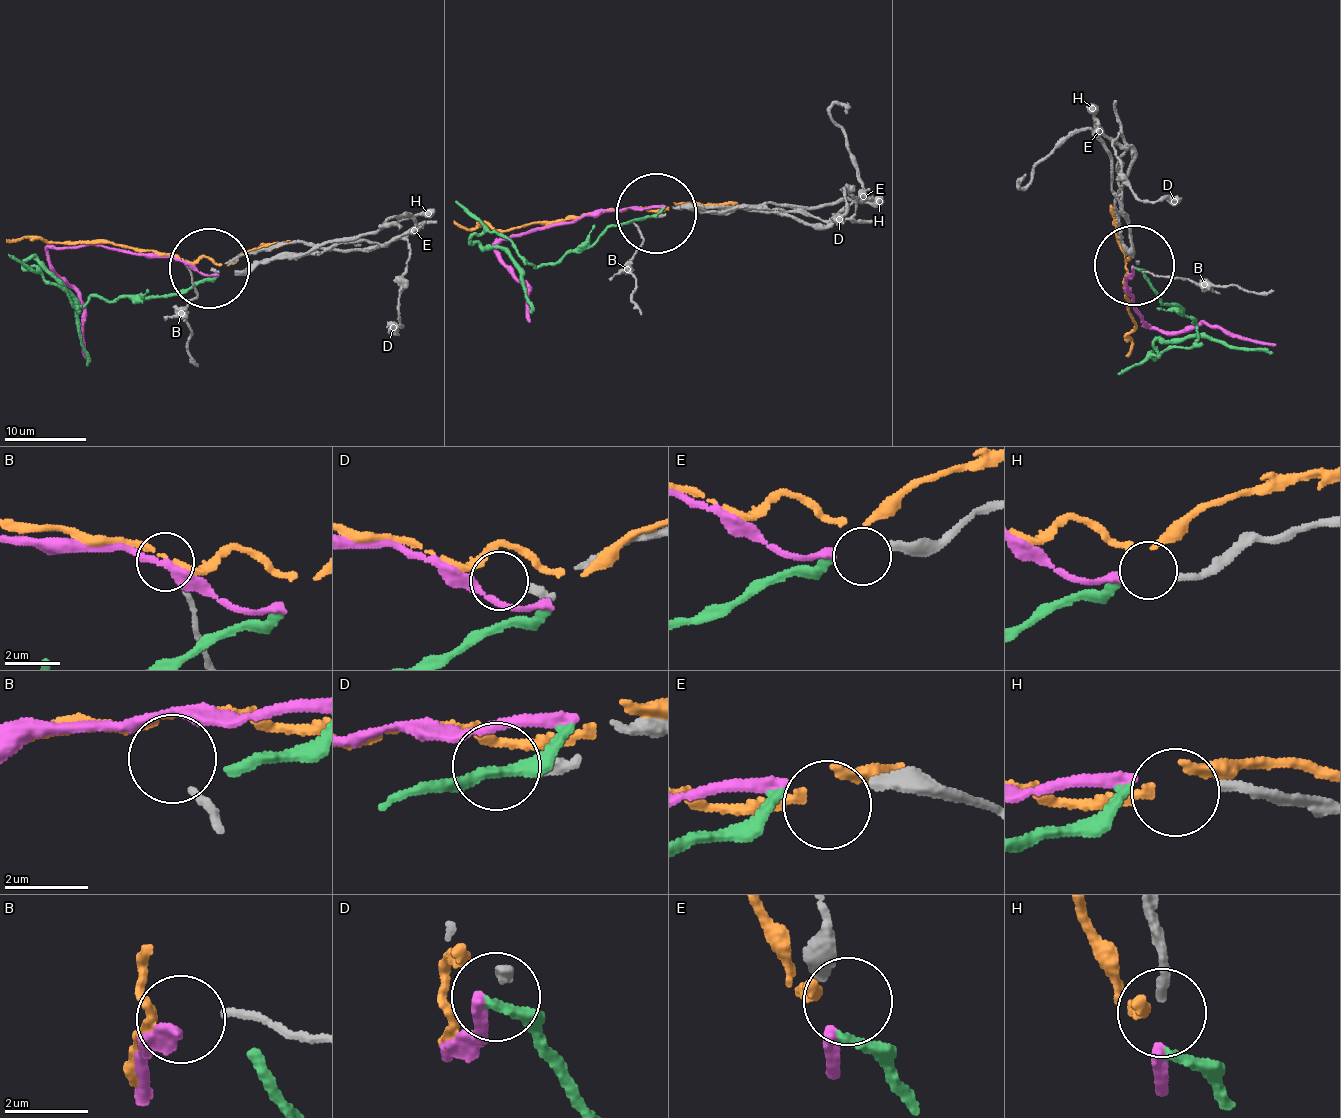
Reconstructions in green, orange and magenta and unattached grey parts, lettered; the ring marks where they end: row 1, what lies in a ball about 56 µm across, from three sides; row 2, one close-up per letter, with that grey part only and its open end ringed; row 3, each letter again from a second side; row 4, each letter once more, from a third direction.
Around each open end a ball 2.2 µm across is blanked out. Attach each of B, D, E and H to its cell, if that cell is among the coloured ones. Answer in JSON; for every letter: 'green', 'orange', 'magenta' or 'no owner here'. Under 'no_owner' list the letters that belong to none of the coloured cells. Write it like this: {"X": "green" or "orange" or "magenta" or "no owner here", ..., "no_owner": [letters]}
{"B": "no owner here", "D": "no owner here", "E": "green", "H": "magenta", "no_owner": ["B", "D"]}

